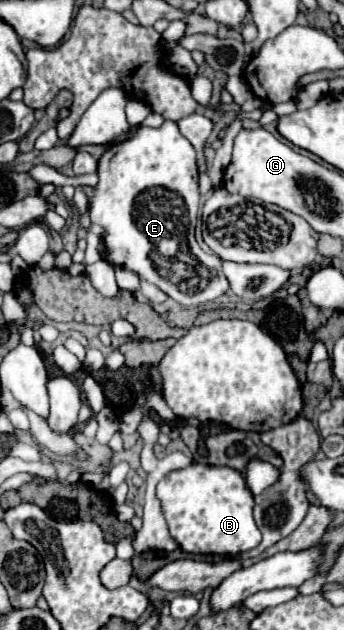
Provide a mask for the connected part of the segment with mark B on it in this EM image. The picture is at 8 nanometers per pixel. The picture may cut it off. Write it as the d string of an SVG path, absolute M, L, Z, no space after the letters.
M195 463L171 471L157 483L157 499L171 537L187 553L239 555L259 545L261 533L253 521L253 495L243 475L229 465Z

